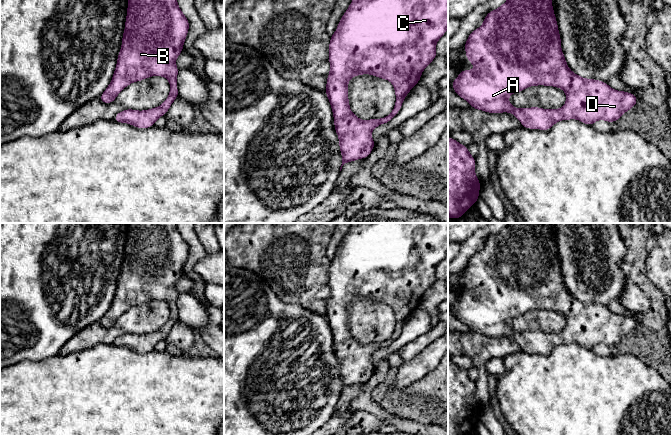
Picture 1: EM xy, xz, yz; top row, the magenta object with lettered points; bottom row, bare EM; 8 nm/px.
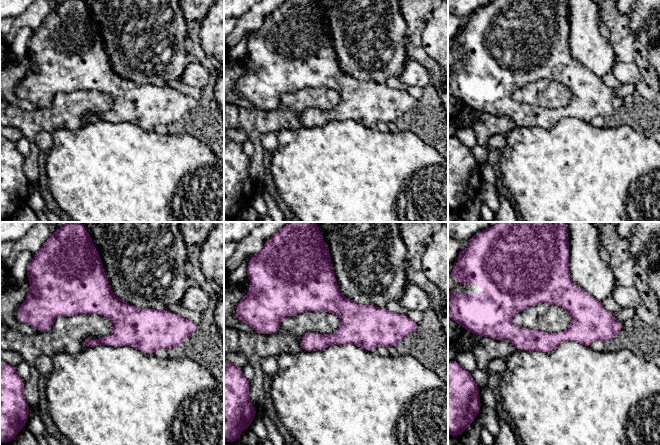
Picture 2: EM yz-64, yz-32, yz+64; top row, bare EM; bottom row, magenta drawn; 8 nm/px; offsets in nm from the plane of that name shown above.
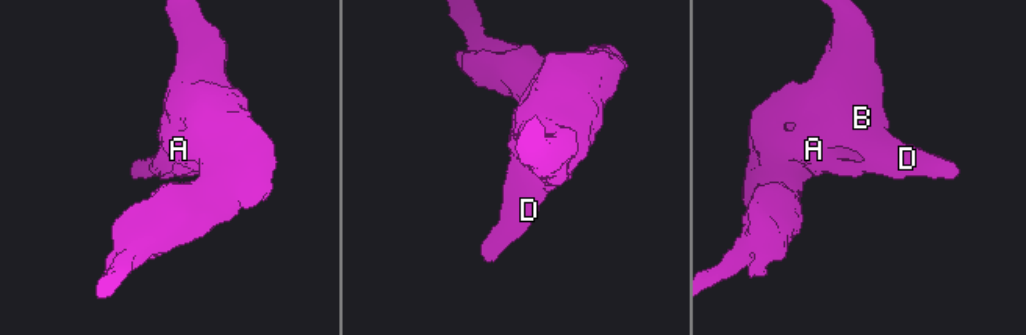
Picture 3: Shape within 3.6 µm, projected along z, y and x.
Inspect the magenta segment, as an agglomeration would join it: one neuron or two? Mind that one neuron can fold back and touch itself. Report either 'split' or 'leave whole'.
leave whole

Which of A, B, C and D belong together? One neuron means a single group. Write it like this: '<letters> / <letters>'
A B C D

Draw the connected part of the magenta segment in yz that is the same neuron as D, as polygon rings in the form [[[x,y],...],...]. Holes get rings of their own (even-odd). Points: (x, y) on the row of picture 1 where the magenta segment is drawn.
[[[507,0],[497,9],[486,14],[483,24],[469,34],[464,47],[466,59],[476,68],[460,71],[459,76],[452,82],[455,93],[468,101],[473,109],[483,110],[490,114],[511,113],[521,122],[522,127],[527,129],[547,131],[561,120],[571,119],[577,119],[589,126],[593,126],[594,122],[598,120],[605,120],[608,123],[616,122],[638,101],[633,93],[614,90],[606,82],[580,77],[569,69],[561,49],[561,37],[552,0]],[[539,85],[562,89],[567,96],[564,106],[559,109],[543,109],[541,107],[520,109],[508,102],[508,97],[511,94]]]

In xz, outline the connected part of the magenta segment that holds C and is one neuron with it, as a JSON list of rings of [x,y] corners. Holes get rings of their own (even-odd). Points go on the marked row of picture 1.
[[[353,0],[350,3],[349,7],[341,17],[335,33],[331,35],[330,38],[330,42],[329,42],[330,72],[327,76],[326,90],[325,90],[325,93],[329,99],[332,108],[334,127],[338,135],[339,147],[342,155],[342,165],[340,167],[340,171],[345,163],[353,162],[358,159],[367,158],[370,155],[370,153],[372,152],[375,146],[375,141],[371,137],[372,131],[379,125],[389,123],[399,113],[406,95],[411,91],[411,89],[415,85],[419,83],[423,70],[436,58],[437,56],[436,43],[438,42],[439,39],[442,38],[442,36],[445,34],[447,30],[448,30],[448,0]],[[363,74],[370,74],[378,78],[389,80],[393,84],[395,95],[396,95],[395,106],[393,110],[390,112],[390,114],[387,115],[386,117],[378,118],[378,119],[368,119],[362,121],[355,114],[352,113],[349,106],[350,99],[347,96],[348,82],[350,81],[351,78]]]

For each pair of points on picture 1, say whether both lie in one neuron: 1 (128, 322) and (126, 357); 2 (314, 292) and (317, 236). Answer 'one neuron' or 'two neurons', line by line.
1: two neurons
2: one neuron

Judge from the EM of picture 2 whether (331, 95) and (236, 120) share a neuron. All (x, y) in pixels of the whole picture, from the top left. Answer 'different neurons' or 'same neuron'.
same neuron

